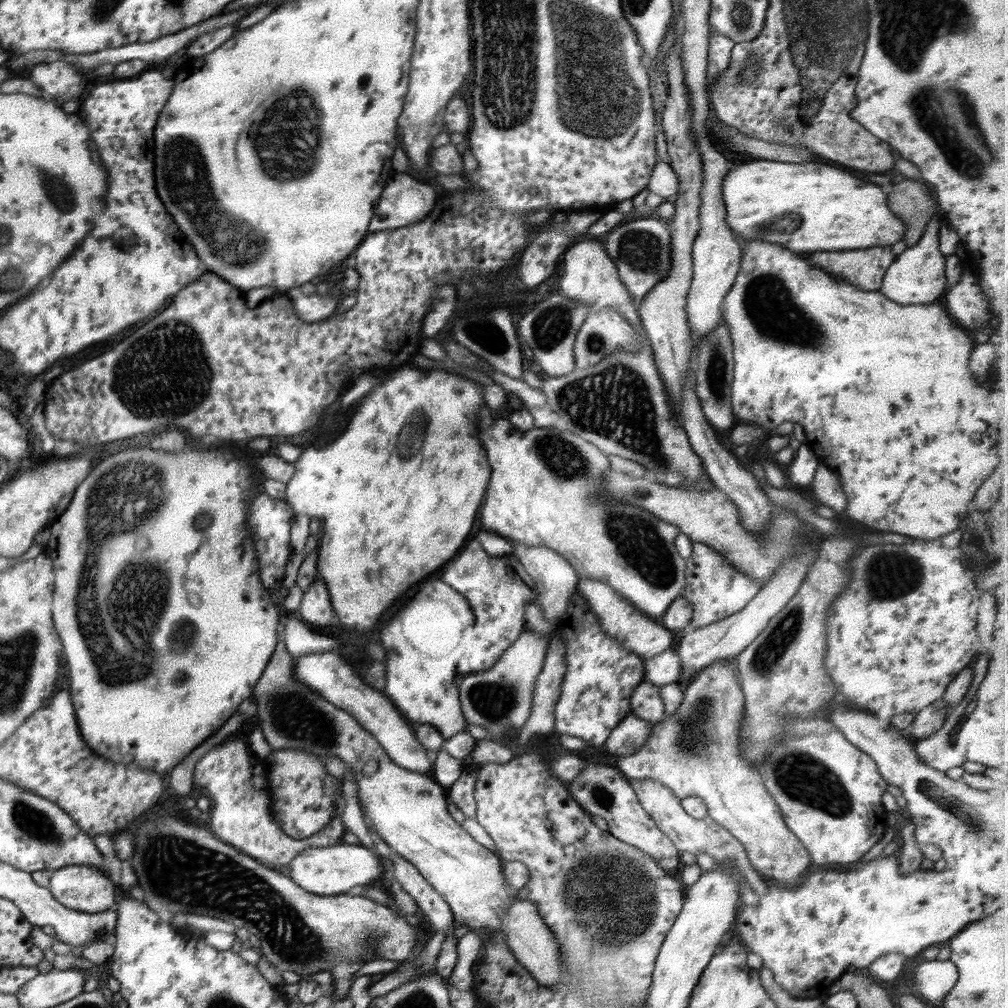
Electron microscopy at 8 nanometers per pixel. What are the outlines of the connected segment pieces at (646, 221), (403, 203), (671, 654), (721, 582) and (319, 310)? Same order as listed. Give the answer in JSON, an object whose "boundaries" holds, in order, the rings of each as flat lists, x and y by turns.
{"boundaries":[[[632,216,608,232,604,244,616,265,622,285,633,298,643,299,671,267,671,234,668,222,657,216]],[[396,174,380,196,368,233,392,230,422,220,422,216,434,208,438,193,438,188,434,192,434,188,420,184,408,174]],[[675,647,665,650,652,658,644,658,645,680,660,687,676,683,681,673,680,657]],[[691,542,691,544,692,555,684,564,683,597,687,598,693,606,690,628,698,628,740,612,758,594,761,586,743,572,734,569,730,561,726,561,725,556,717,550,701,542]],[[300,288,288,290,288,296,294,304,296,315,302,321,308,323,329,319,336,310,336,306,338,306,338,302,330,296,316,296,316,294,308,296,308,294,300,292]]]}

